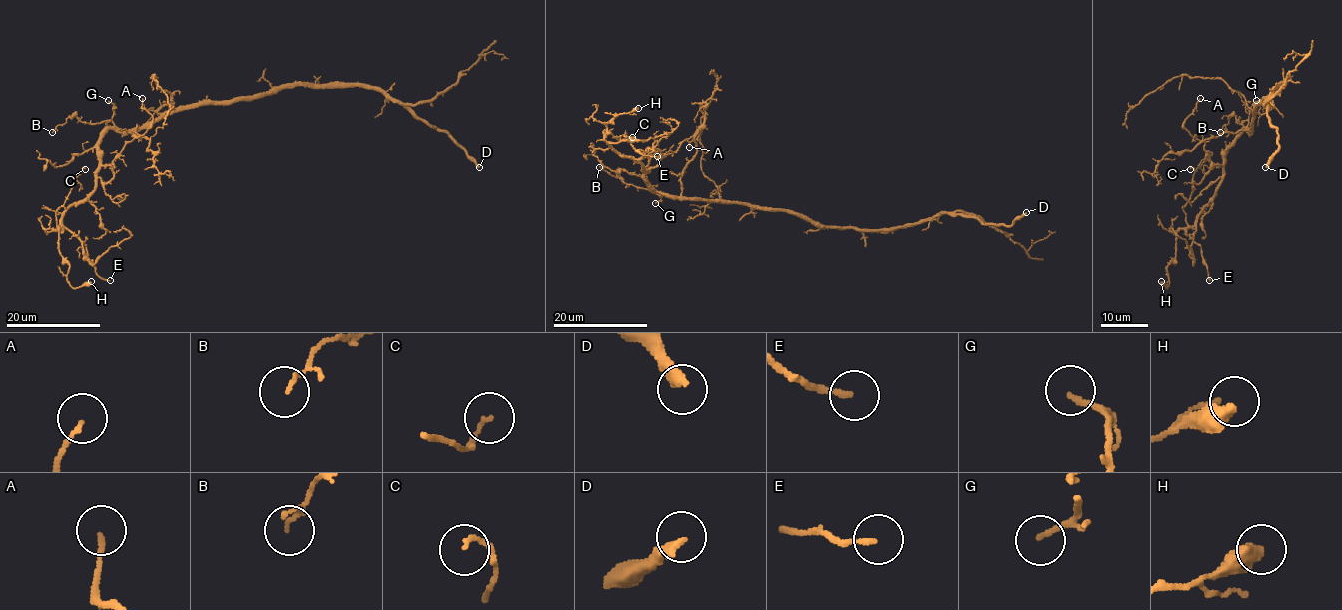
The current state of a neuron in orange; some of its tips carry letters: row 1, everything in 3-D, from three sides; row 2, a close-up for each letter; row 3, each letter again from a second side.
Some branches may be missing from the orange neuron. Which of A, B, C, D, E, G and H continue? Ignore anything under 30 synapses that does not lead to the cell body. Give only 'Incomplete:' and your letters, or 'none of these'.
Incomplete: D

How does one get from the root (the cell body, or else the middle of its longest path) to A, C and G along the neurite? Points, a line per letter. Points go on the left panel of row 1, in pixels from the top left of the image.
A: (204, 103), (171, 109), (138, 127), (110, 129), (98, 146), (102, 165), (112, 164), (151, 125), (142, 98)
C: (204, 103), (171, 109), (138, 127), (110, 129), (98, 146), (95, 187), (58, 226), (55, 213), (85, 169)
G: (204, 103), (171, 109), (138, 127), (120, 130), (112, 120), (113, 104), (108, 100)

